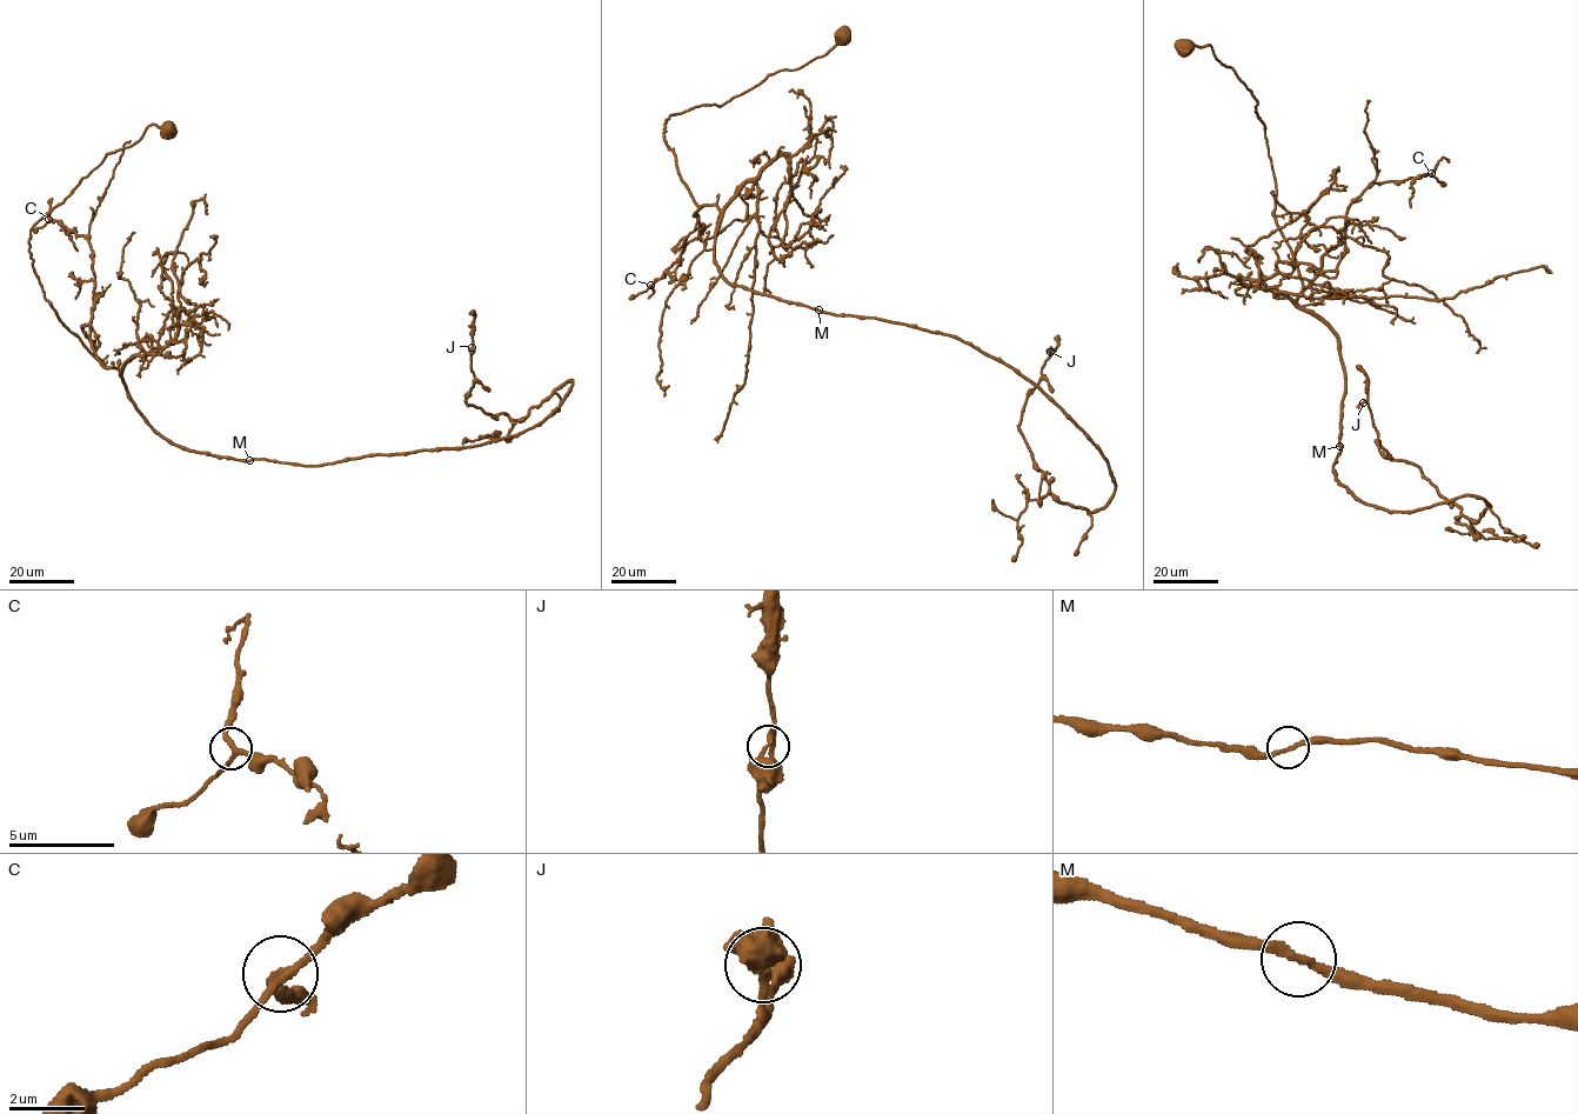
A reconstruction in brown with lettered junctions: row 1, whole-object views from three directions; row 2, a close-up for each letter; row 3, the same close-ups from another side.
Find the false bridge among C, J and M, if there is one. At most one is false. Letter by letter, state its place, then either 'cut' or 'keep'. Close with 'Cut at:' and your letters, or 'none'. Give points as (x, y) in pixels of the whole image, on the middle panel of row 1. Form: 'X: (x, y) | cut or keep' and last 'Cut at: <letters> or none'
C: (650, 285) | keep
J: (1050, 352) | keep
M: (818, 309) | keep
Cut at: none

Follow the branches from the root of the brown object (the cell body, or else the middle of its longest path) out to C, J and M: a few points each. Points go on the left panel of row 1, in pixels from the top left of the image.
C: (167, 129), (151, 125), (108, 153), (29, 231), (45, 298), (95, 357), (94, 253), (84, 235), (48, 219)
J: (167, 129), (28, 240), (158, 433), (321, 465), (516, 435), (570, 387), (494, 417), (472, 346)
M: (167, 129), (108, 153), (35, 225), (32, 267), (155, 431), (249, 460)

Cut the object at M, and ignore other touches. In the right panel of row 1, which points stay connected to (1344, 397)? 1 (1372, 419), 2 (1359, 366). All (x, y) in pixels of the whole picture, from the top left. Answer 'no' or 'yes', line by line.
1: no
2: no

